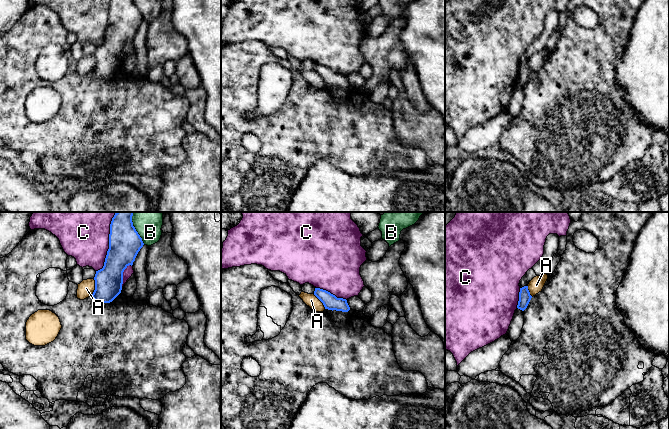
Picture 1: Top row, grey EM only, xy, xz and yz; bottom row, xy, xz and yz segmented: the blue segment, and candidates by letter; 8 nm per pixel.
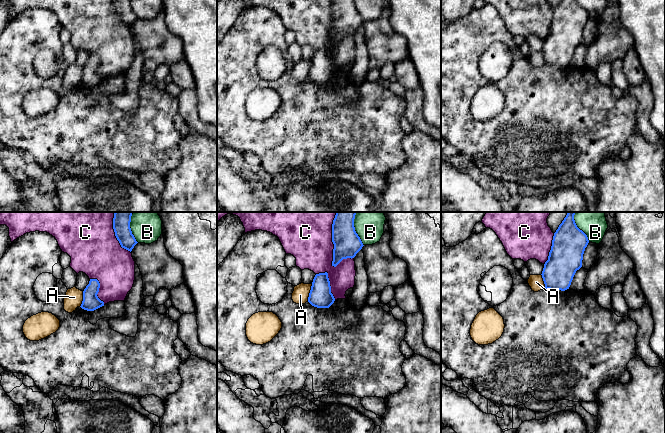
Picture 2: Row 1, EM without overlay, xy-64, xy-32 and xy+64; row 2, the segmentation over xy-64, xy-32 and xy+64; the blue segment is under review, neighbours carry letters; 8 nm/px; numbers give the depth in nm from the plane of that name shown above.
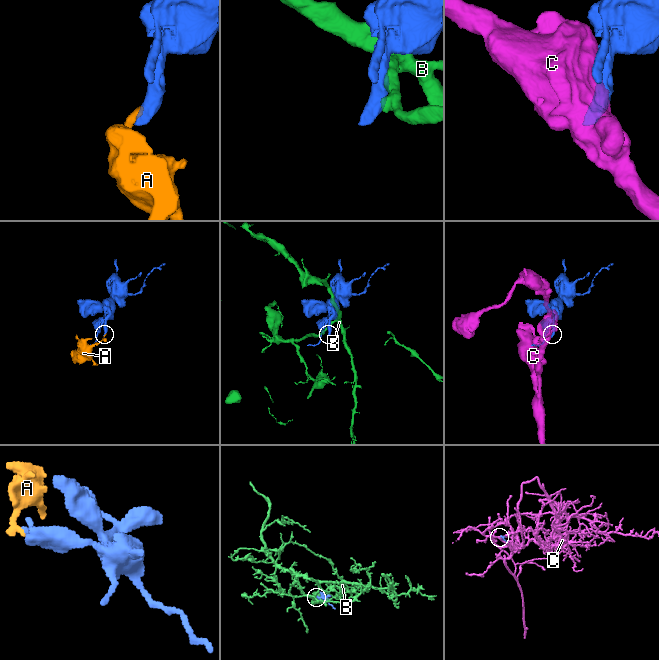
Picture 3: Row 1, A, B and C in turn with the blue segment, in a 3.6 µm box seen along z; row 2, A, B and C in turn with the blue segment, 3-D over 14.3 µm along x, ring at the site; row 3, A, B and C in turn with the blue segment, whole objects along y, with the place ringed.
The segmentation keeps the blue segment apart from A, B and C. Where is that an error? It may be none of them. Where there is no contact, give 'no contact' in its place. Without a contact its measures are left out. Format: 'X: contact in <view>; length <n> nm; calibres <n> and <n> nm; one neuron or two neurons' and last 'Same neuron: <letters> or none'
A: contact in xy; length 160 nm; calibres 220 and 130 nm; two neurons
B: contact in xy; length 280 nm; calibres 260 and 240 nm; two neurons
C: contact in xy; length 500 nm; calibres 260 and 440 nm; two neurons
Same neuron: none

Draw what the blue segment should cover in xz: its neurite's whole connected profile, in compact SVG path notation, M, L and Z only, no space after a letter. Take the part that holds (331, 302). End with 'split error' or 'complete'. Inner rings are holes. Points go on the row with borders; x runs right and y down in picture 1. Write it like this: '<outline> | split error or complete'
M315 288L314 295L323 303L325 309L342 312L348 312L350 310L346 299L337 298L326 290Z | complete

